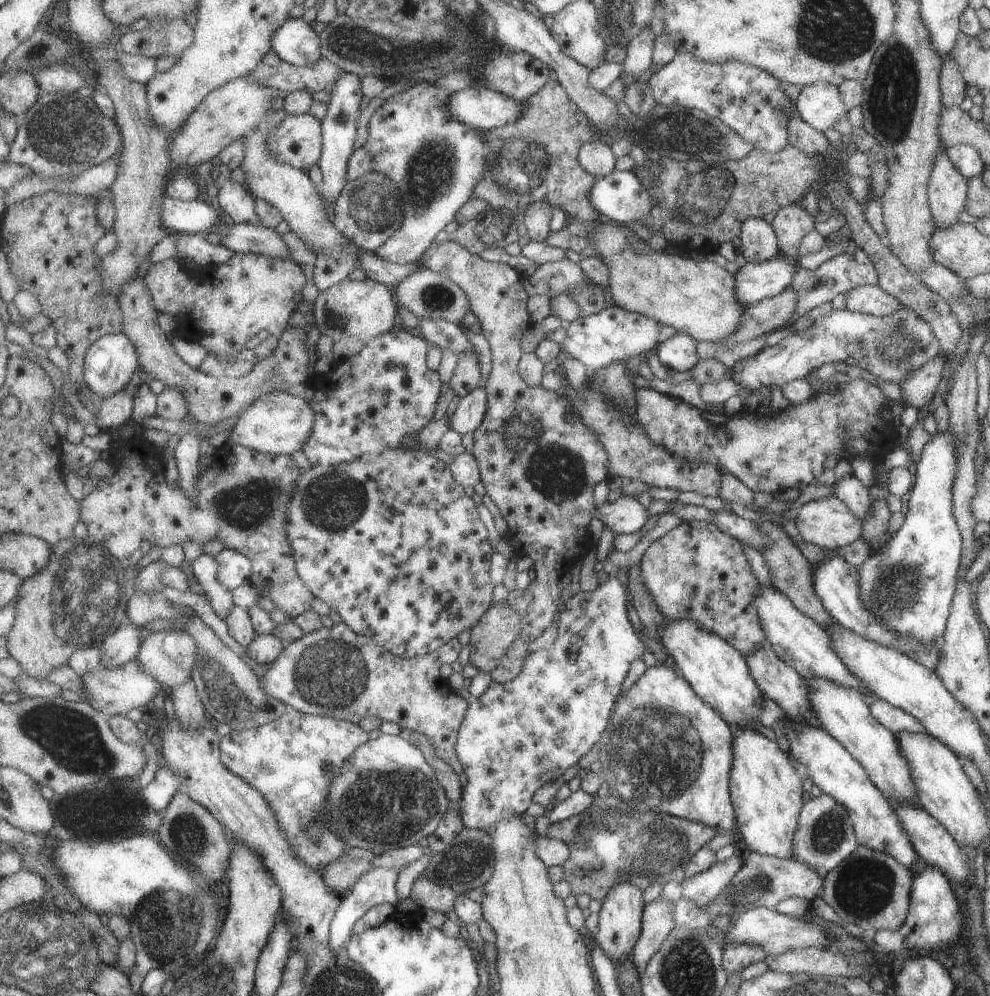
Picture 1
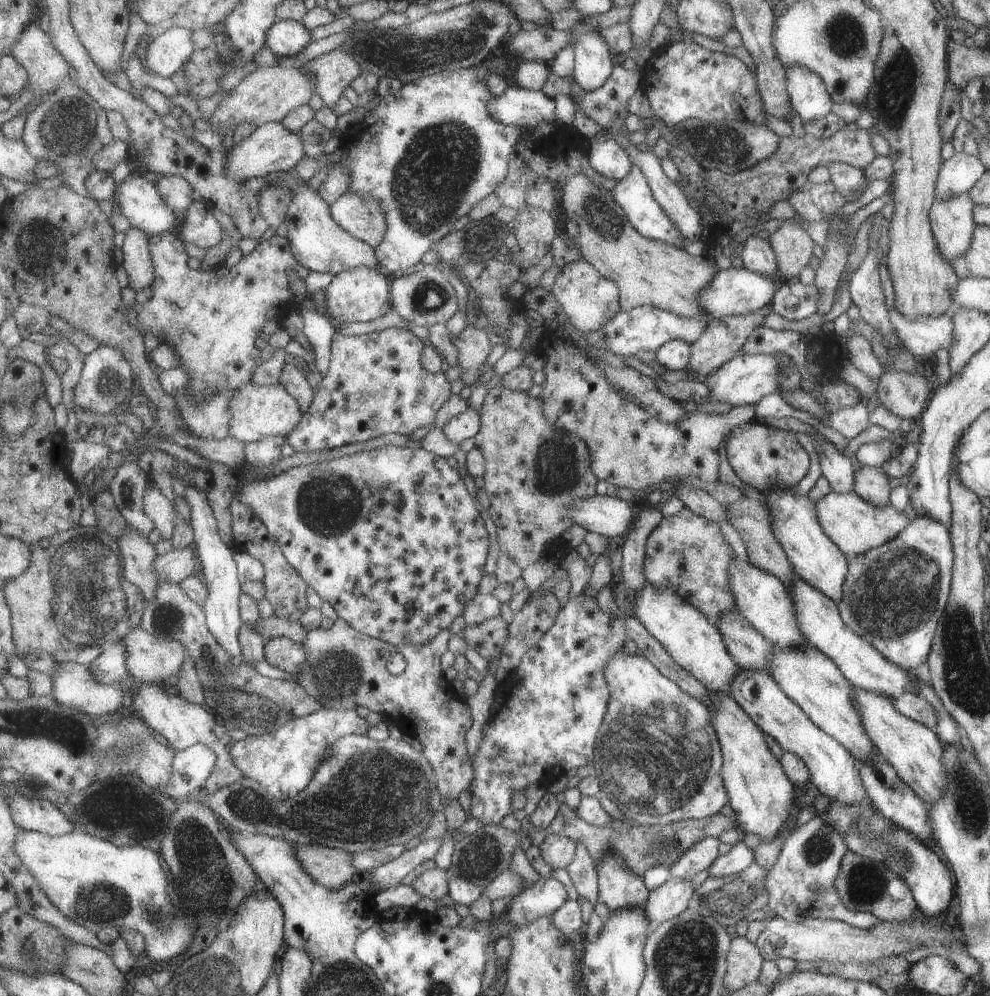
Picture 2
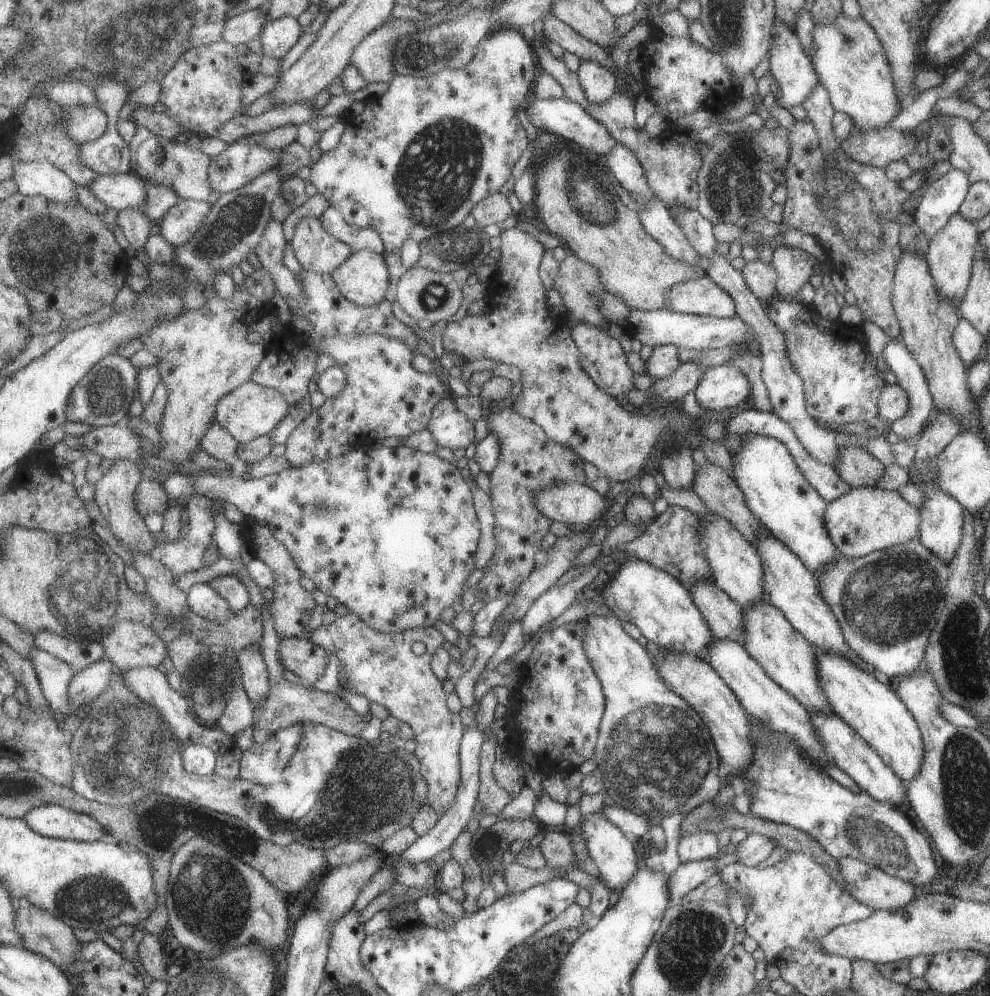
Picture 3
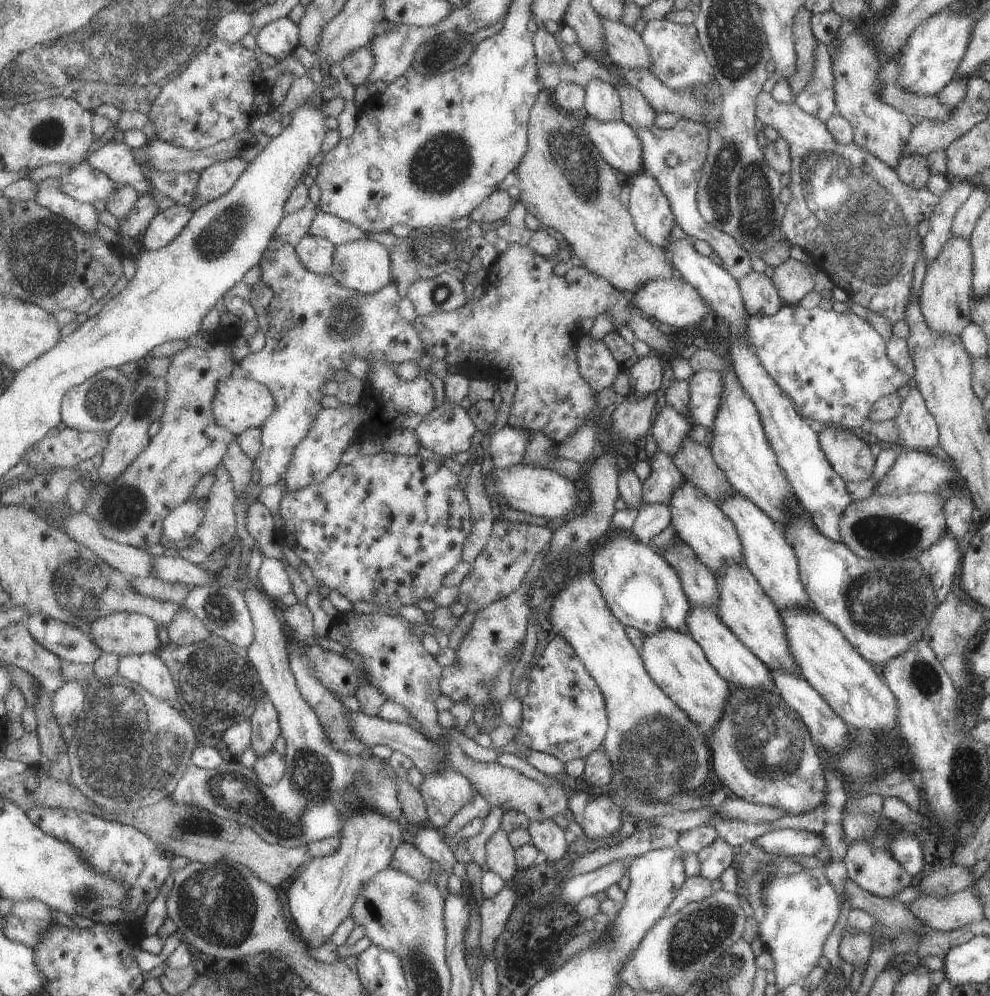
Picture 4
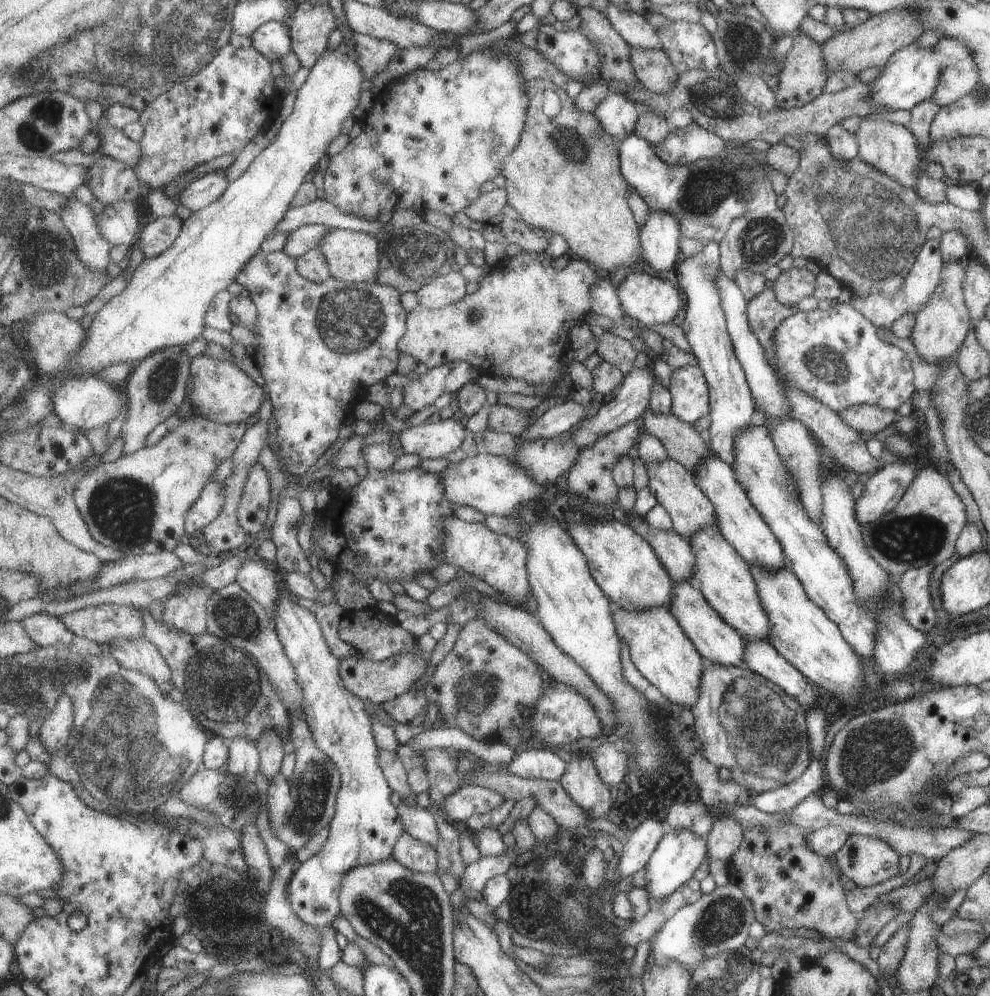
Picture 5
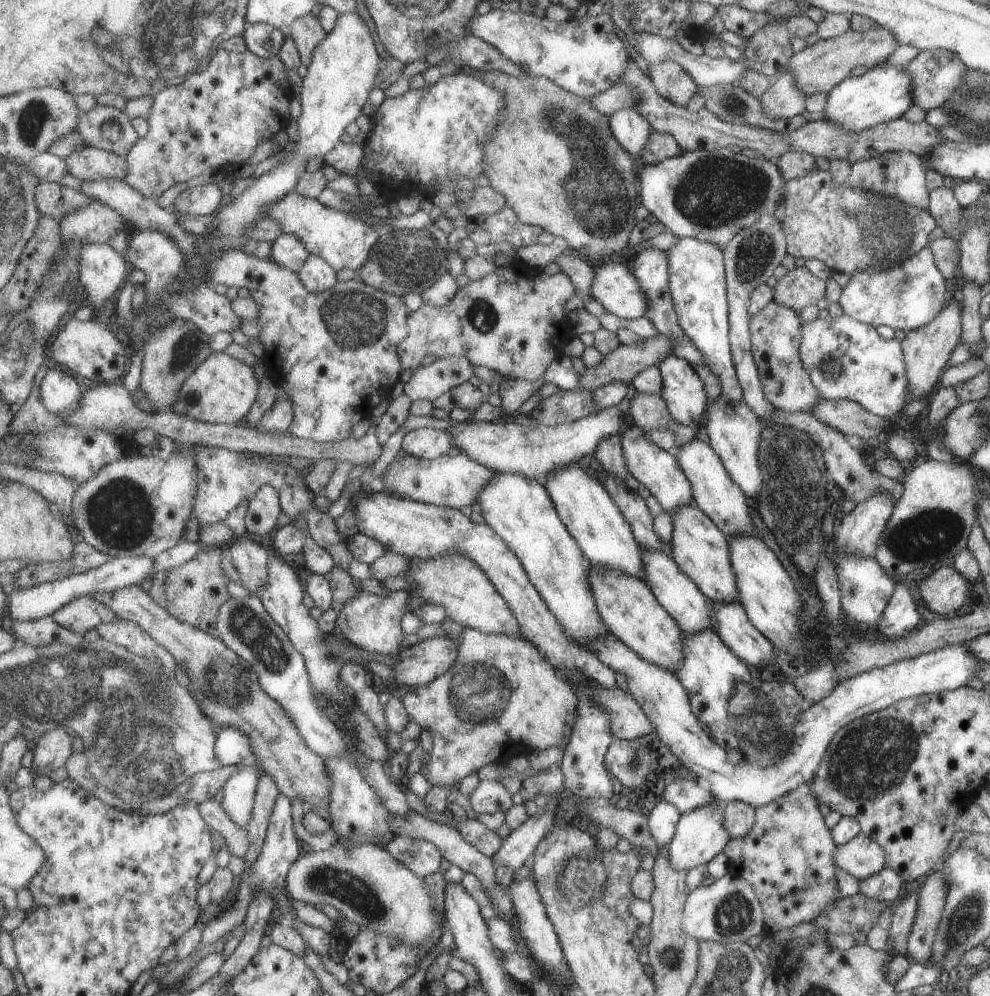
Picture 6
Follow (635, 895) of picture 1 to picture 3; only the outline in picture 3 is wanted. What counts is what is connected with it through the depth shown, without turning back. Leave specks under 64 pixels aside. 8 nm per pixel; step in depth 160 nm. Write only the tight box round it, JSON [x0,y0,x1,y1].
[582,812,641,892]

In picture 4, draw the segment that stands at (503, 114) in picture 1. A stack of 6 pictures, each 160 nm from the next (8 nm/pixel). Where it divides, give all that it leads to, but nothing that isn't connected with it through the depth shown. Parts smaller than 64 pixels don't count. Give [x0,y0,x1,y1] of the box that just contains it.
[582,114,642,176]

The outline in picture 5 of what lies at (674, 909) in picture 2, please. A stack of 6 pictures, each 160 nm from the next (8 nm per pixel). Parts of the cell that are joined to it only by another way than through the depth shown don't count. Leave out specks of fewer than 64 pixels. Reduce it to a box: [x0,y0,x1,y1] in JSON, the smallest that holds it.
[706,815,743,863]

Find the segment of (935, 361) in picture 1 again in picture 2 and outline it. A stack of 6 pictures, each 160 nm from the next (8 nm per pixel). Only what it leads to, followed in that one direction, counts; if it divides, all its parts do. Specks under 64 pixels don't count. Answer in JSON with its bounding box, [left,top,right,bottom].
[876,370,930,419]

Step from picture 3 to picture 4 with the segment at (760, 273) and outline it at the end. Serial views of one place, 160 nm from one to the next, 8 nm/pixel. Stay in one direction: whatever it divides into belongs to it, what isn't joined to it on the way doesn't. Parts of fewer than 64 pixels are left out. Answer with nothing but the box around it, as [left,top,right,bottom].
[738,272,784,316]

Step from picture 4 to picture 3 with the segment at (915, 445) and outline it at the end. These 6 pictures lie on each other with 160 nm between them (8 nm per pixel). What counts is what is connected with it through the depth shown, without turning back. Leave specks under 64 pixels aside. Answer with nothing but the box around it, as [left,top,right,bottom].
[882,337,936,439]

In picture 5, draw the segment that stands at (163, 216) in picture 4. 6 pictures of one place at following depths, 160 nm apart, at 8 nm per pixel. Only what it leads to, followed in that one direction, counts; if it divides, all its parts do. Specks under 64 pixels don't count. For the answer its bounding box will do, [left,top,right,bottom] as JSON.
[140,216,185,258]

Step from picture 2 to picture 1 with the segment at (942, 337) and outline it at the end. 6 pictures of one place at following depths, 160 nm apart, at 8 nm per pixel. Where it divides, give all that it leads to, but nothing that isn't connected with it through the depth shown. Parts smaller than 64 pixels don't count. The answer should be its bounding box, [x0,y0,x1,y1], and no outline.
[846,285,901,317]

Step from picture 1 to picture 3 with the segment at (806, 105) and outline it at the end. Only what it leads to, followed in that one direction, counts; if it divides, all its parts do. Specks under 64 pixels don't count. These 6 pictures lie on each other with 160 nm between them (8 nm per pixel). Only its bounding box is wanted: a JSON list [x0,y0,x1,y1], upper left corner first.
[768,19,820,109]

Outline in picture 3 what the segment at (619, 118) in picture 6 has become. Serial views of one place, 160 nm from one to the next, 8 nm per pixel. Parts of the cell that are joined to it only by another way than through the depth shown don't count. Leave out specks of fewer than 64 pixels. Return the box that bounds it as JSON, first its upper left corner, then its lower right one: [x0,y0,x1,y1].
[576,60,619,106]

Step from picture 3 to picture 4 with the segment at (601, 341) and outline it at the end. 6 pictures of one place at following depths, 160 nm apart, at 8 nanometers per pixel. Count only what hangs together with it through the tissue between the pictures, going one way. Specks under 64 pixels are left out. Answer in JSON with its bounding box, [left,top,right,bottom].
[576,333,622,392]

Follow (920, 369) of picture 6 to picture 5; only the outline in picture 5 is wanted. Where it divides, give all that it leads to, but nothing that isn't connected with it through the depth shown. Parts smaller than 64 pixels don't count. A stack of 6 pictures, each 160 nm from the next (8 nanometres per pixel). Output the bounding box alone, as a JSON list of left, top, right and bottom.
[909,259,973,364]

